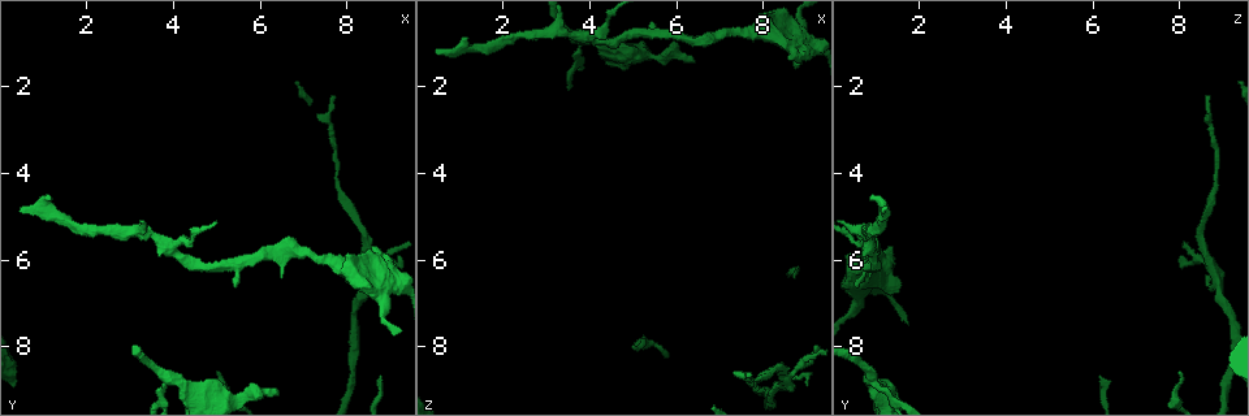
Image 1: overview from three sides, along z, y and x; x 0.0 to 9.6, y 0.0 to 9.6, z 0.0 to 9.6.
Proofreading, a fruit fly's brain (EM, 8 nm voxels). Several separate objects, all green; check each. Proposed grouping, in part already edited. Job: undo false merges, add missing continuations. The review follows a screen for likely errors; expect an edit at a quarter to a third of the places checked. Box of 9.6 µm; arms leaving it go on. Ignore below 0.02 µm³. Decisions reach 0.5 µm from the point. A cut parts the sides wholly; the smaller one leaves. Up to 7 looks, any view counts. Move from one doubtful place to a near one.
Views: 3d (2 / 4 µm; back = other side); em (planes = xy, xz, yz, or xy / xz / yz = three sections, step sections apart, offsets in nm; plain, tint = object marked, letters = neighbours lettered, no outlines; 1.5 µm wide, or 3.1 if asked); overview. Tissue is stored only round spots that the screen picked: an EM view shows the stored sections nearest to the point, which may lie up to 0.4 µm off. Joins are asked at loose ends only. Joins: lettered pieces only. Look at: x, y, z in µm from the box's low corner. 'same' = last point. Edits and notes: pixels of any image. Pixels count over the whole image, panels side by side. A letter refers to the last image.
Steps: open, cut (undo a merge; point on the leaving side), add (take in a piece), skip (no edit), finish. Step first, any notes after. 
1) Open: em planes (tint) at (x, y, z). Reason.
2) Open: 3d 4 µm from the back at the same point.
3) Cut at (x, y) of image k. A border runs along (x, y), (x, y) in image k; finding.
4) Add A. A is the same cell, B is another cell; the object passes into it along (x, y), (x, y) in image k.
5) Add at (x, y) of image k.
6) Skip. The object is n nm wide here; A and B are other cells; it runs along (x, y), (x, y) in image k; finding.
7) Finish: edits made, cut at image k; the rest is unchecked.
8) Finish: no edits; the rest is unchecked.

Open: em planes (letters) at (6.55, 6.40, 0.85). Free end.

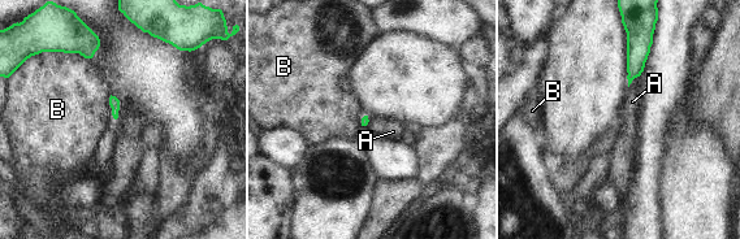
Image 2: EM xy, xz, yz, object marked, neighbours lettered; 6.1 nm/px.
Skip. The longest contact is with B, 160 nm; A and B are other cells; a border runs along (639, 75), (628, 87) in image 2; no lettered piece goes on from it.

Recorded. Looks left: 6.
Open: em yz step 4 (letters) at (1.10, 4.60, 0.90). Branch stops here.

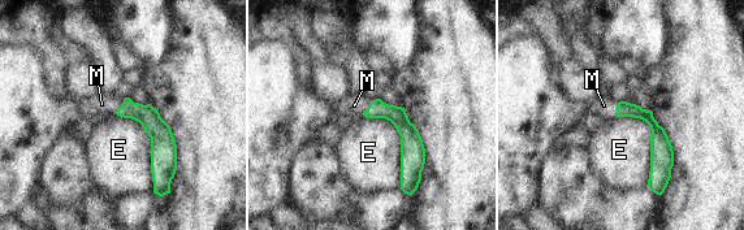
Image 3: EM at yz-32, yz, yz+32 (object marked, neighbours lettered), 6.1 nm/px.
Open: em planes (letters) at the same point. Cut it another way.

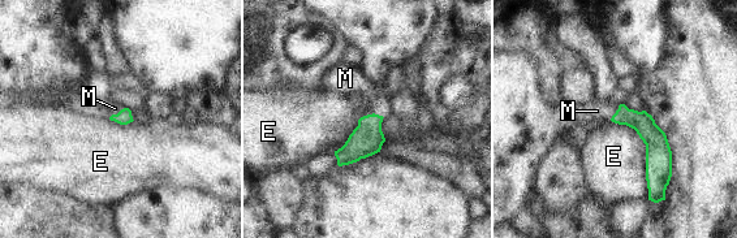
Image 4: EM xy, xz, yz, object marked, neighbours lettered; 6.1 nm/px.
Add M. M is the same cell, E is another cell; the object passes into it along (367, 138), (374, 113), (352, 79) in image 4; the neuron continues.

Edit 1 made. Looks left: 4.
Open: overview. See it whole again.

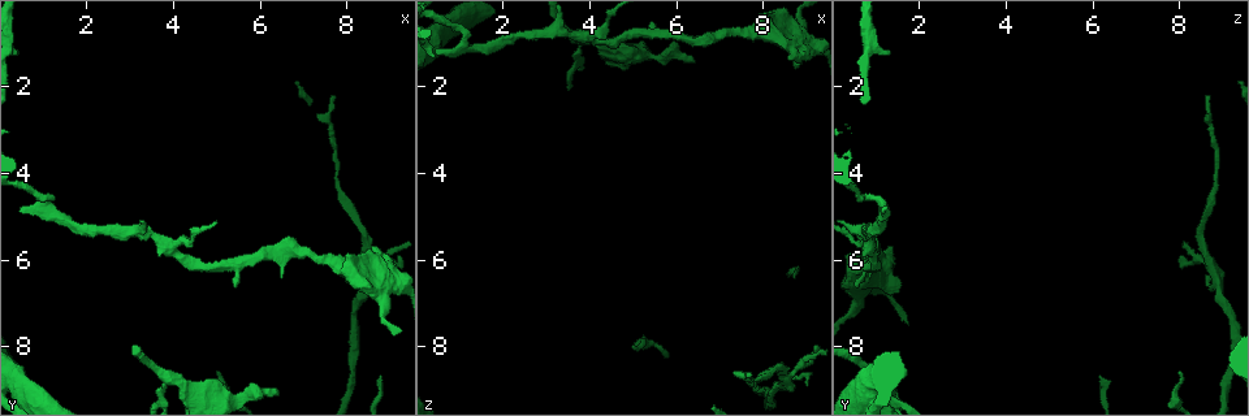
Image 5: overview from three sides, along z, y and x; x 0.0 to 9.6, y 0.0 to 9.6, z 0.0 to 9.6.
Open: em xy step 4 (tint) at (3.85, 8.75, 0.90). Small branch off a trunk.

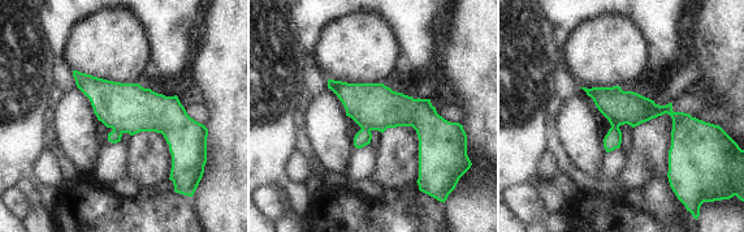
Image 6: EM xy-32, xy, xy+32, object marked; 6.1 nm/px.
Open: em xz step 4 (tint) at the same point. Cut it another way.

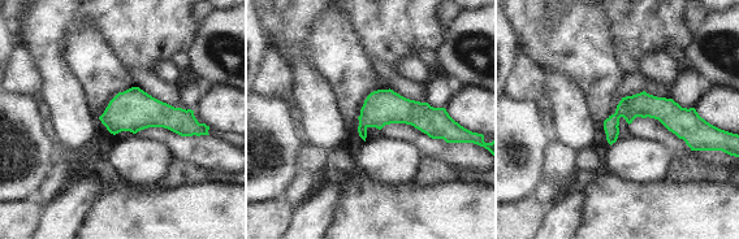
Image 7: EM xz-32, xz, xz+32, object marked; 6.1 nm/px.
Open: em xz step 4 (letters) at the same point. See the neighbours.

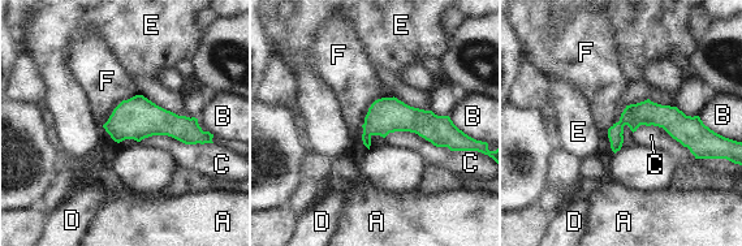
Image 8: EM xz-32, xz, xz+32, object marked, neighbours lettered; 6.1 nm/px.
Cut at (366, 137) of image 8. A, B, C, D, E and F are other cells; a border runs along (363, 130), (370, 136) in image 8; two neurons meet here.

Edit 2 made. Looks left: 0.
Finish: edits made, add at image 4, cut at image 8; the rest is unchecked.

